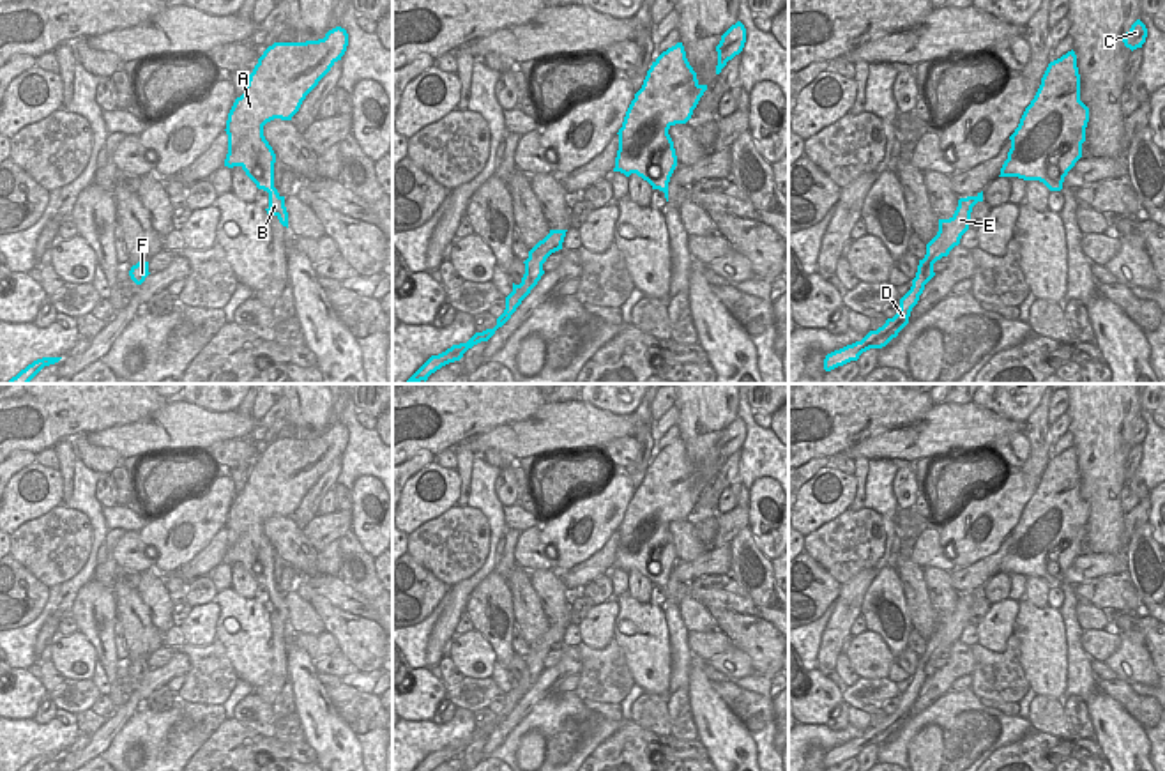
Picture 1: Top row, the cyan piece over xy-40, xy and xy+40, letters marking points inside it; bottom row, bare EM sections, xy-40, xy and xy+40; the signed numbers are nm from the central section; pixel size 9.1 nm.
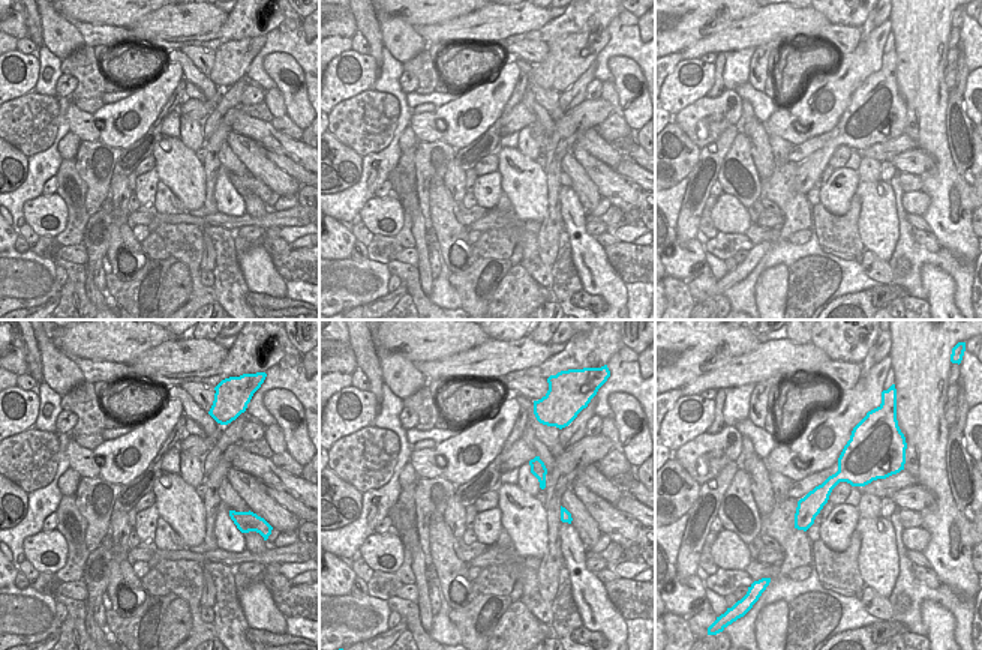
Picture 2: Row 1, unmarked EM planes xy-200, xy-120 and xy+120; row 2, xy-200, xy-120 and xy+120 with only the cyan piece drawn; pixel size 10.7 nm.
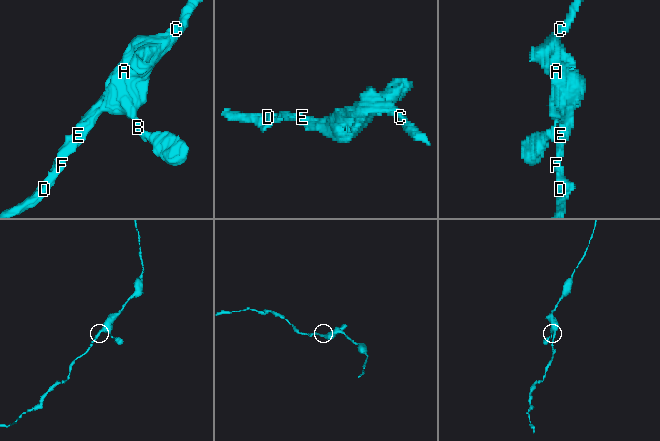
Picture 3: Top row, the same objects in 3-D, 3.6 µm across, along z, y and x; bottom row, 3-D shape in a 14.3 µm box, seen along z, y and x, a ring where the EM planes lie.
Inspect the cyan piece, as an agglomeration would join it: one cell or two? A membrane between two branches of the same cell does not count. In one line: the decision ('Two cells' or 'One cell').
One cell

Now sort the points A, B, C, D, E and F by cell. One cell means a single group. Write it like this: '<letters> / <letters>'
A B C D E F

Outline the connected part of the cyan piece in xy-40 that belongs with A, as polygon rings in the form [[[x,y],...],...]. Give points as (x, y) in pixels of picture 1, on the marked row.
[[[341,27],[318,41],[274,42],[258,58],[244,94],[228,113],[225,166],[240,166],[258,189],[267,191],[267,214],[286,228],[285,196],[274,187],[276,154],[263,136],[263,126],[274,118],[292,120],[306,95],[341,60],[346,46],[348,34]]]

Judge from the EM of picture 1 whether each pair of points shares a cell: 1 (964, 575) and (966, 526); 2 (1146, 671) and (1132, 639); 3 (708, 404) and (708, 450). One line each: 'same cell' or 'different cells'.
1: different cells
2: same cell
3: same cell

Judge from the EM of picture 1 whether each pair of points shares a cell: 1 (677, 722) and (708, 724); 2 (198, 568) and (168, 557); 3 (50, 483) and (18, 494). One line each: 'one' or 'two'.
1: two
2: two
3: one

